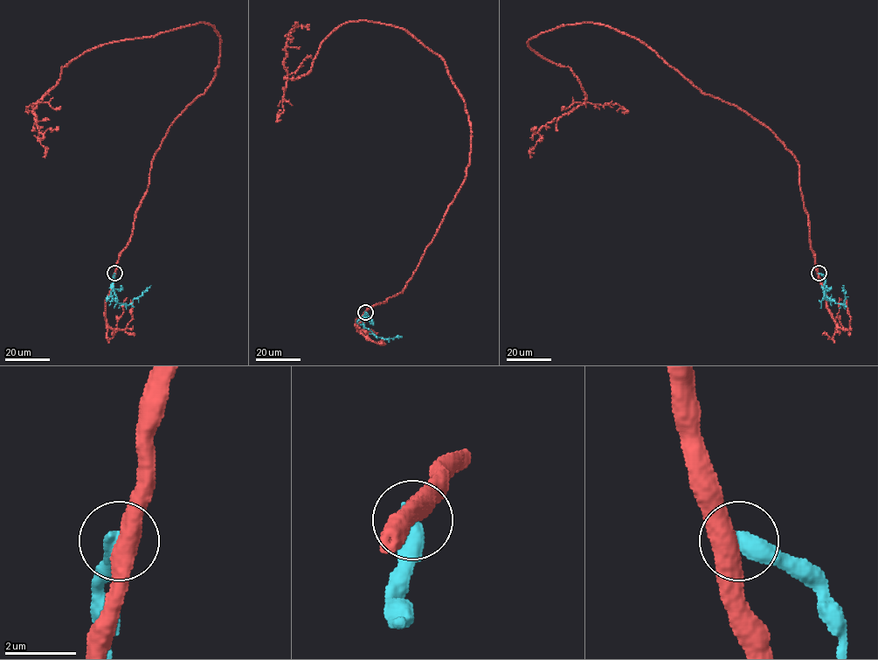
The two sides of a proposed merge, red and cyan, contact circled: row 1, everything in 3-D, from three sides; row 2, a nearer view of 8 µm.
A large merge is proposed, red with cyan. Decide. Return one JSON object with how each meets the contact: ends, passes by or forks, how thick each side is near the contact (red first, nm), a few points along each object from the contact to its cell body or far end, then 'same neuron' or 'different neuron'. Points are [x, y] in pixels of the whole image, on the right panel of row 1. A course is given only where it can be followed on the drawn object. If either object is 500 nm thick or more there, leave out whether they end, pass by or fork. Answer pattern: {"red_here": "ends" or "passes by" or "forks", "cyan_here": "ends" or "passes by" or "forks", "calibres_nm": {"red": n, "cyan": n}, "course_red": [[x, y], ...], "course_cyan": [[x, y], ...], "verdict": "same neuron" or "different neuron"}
{"calibres_nm": {"red": 500, "cyan": 600}, "course_red": [[819, 273], [796, 157], [606, 26], [528, 41], [585, 94], [539, 130], [532, 156]], "course_cyan": [[819, 273], [826, 279], [826, 295], [843, 304], [843, 285]], "verdict": "different neuron"}

